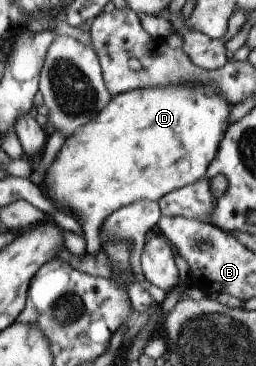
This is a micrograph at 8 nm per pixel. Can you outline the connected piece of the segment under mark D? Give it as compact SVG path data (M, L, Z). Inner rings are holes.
M159 86L129 90L111 96L109 103L105 105L104 108L101 108L101 111L96 115L95 119L89 121L88 124L82 125L80 130L77 130L75 133L72 133L72 136L64 139L63 144L58 150L58 154L55 155L53 161L51 161L43 172L42 181L39 183L41 184L39 191L45 193L45 197L51 199L53 203L66 208L68 213L79 222L86 241L84 251L87 254L94 254L101 247L98 235L102 223L116 208L141 200L157 202L158 199L163 197L166 193L193 183L203 177L204 171L215 155L224 131L228 128L228 125L231 124L231 122L227 122L227 115L229 115L230 109L231 105L224 100L224 96L215 94L208 86Z

